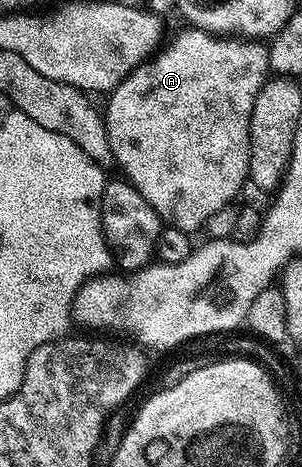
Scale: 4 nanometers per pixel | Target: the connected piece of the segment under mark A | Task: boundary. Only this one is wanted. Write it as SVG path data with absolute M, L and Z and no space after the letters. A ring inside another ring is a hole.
M190 26L184 27L182 36L176 38L171 45L168 43L158 54L151 57L146 64L139 68L134 68L123 81L115 87L115 91L110 93L111 109L106 109L105 123L107 125L107 137L111 147L111 155L114 163L119 163L120 173L125 174L133 187L153 206L153 210L159 215L160 221L166 222L170 227L182 228L186 232L192 233L195 228L202 229L209 218L217 210L230 205L243 188L243 183L248 183L249 177L249 122L253 114L253 102L261 90L261 86L269 79L269 69L267 66L267 53L258 43L236 42L234 39L220 39L220 37L210 33L202 32L200 28Z

